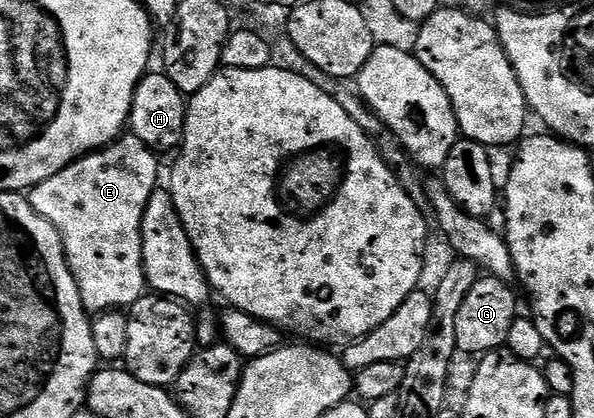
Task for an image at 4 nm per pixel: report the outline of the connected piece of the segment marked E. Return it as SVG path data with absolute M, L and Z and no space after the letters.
M132 134L74 160L63 172L28 191L31 208L57 230L86 314L124 311L146 297L141 225L145 206L158 189L158 155Z

